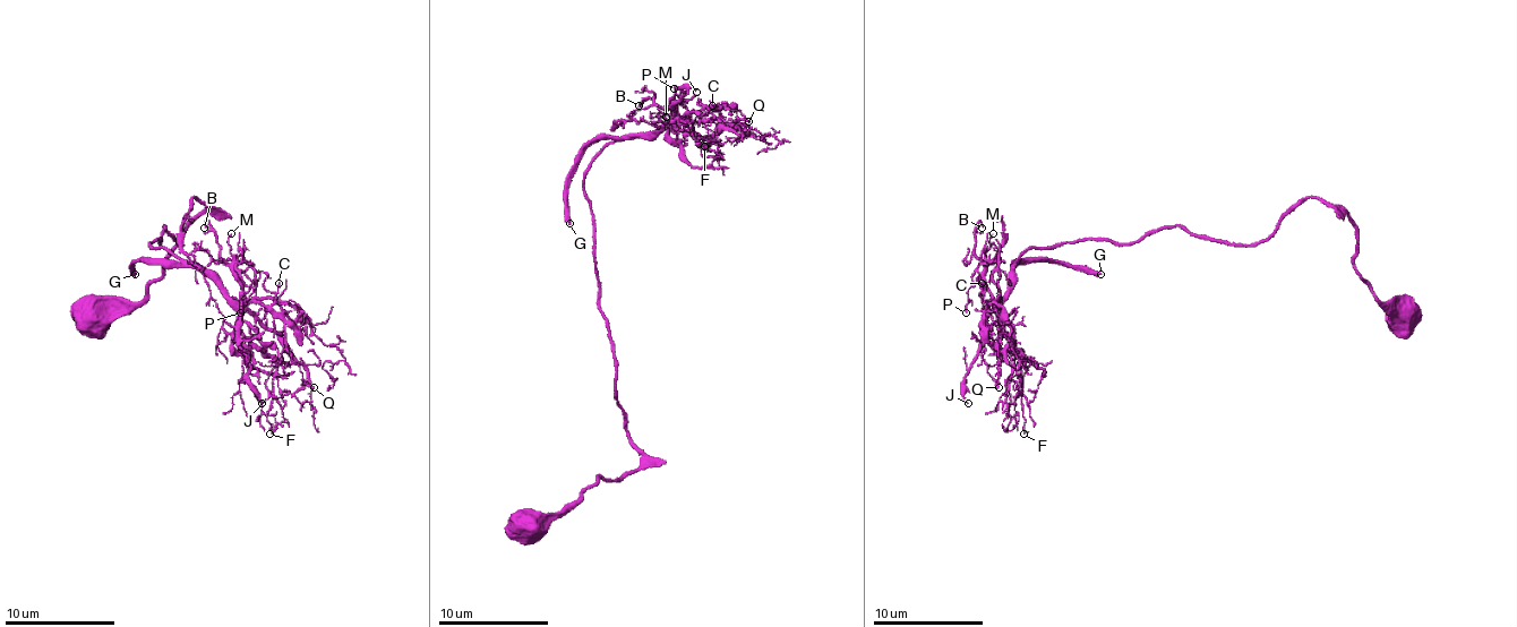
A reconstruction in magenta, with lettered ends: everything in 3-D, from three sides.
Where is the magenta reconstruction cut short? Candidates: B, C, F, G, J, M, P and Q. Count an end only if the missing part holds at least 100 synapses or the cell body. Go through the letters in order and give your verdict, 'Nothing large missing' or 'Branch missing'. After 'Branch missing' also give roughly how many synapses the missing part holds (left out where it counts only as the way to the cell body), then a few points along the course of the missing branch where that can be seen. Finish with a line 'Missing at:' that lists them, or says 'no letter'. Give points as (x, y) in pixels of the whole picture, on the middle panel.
B: Nothing large missing
C: Nothing large missing
F: Nothing large missing
G: Branch missing. Roughly 120 synapses. Course of what is missing: (570, 223), (564, 259), (547, 278), (550, 350), (591, 419), (610, 424), (622, 344), (668, 350), (682, 334)
J: Nothing large missing
M: Nothing large missing
P: Nothing large missing
Q: Nothing large missing
Missing at: G

